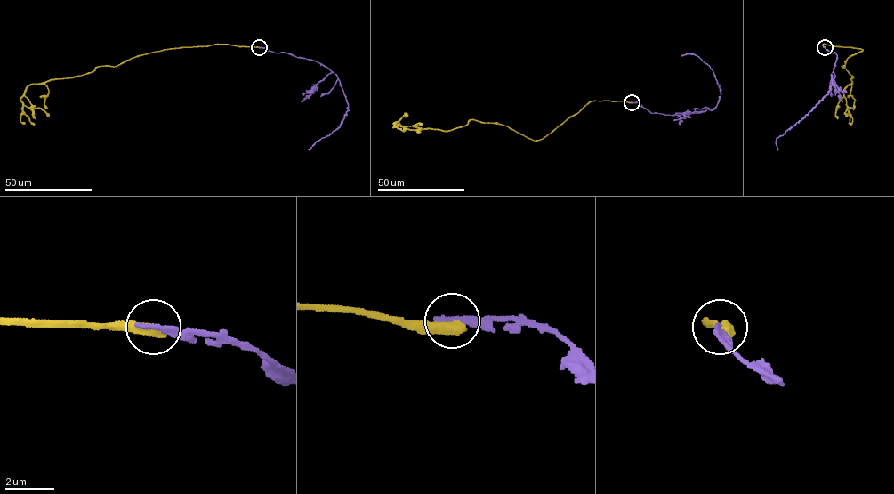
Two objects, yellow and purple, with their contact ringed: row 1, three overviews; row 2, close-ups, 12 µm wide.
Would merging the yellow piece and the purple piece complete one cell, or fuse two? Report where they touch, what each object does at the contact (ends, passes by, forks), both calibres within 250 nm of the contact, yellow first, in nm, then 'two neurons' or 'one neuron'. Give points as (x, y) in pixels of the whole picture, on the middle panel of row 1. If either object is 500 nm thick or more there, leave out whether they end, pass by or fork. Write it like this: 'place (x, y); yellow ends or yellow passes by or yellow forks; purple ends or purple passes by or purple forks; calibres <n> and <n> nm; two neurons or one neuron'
place (632, 102); calibres 550 and 280 nm; two neurons

